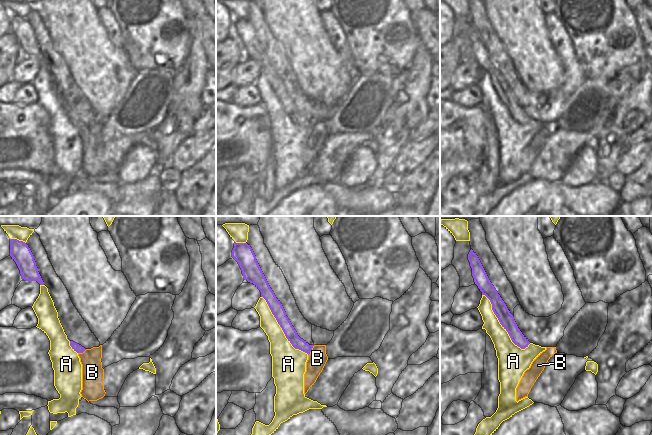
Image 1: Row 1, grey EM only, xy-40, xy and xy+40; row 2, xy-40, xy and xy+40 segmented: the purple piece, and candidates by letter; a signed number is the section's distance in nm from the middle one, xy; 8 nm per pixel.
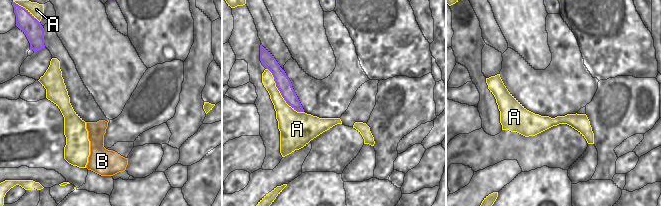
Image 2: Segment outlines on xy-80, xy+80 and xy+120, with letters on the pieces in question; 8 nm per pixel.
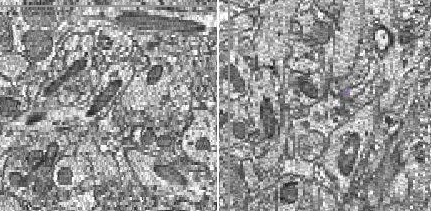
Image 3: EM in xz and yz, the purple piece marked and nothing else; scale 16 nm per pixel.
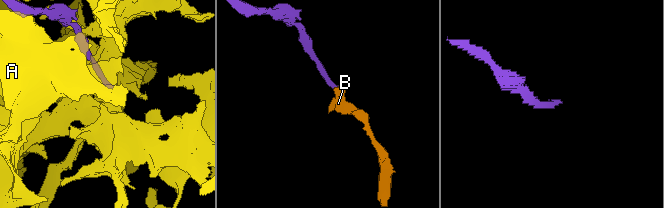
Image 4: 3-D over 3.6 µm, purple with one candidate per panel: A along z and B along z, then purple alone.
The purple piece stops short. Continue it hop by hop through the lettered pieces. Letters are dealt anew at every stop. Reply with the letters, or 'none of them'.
B

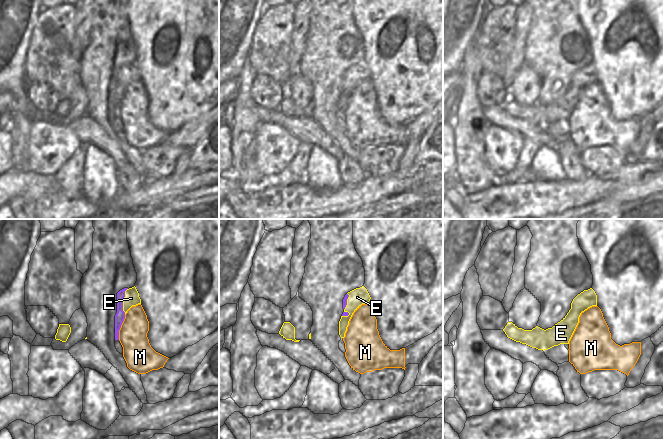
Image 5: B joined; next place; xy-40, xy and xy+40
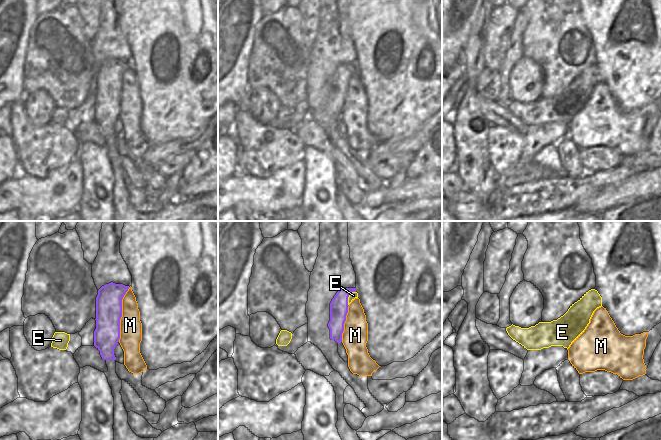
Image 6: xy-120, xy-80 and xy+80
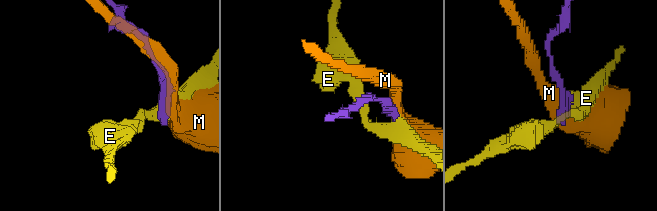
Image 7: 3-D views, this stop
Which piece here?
none of them

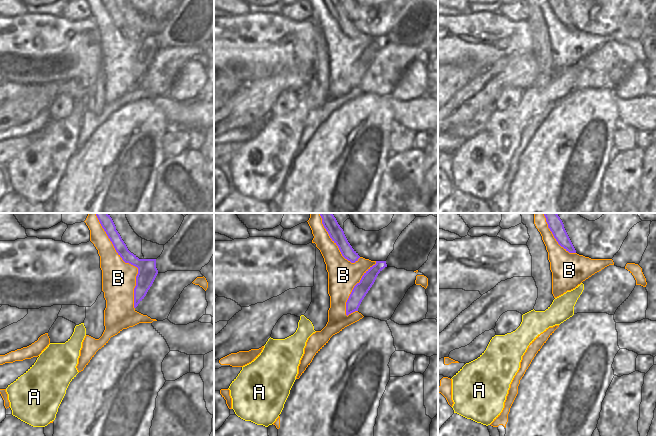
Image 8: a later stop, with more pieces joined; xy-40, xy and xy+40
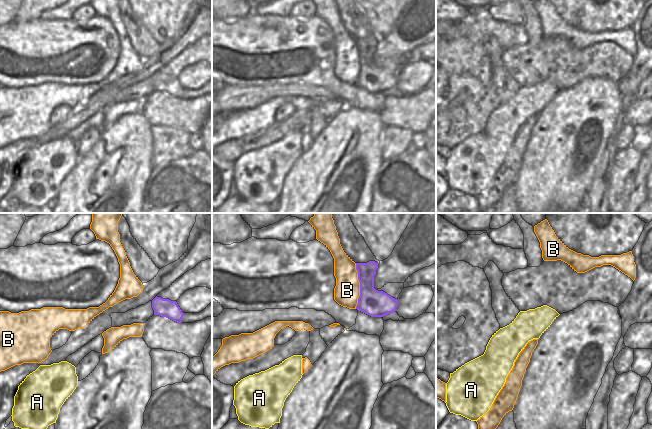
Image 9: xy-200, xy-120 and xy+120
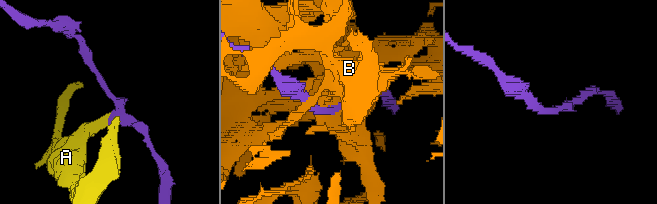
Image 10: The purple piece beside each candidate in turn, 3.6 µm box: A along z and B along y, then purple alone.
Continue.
none of them

